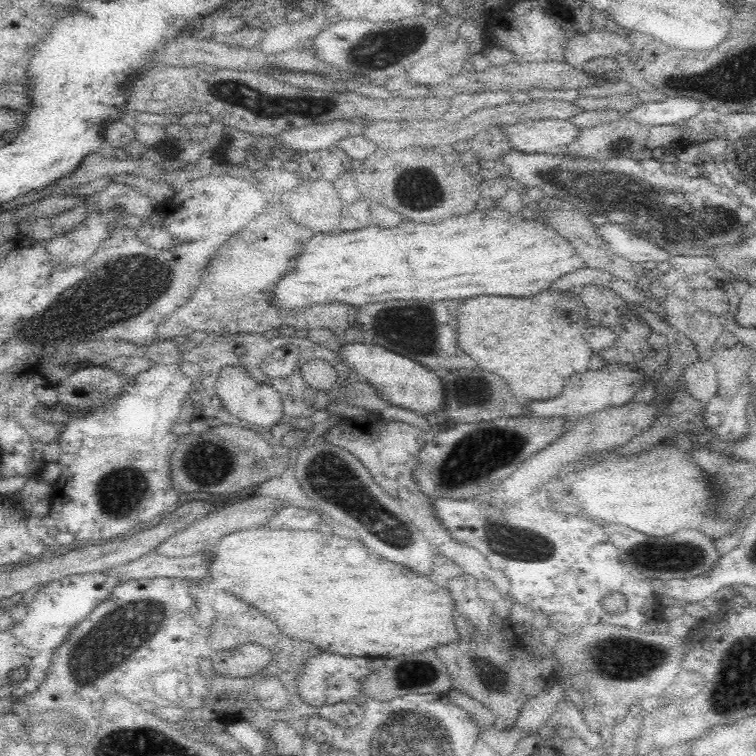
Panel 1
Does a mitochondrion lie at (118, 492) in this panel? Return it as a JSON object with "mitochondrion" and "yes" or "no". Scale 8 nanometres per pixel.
{"mitochondrion":"yes"}

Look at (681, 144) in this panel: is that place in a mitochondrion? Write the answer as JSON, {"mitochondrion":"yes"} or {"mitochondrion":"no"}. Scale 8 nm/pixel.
{"mitochondrion":"no"}

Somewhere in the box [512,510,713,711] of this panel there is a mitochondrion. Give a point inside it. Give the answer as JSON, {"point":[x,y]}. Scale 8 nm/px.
{"point":[621,658]}

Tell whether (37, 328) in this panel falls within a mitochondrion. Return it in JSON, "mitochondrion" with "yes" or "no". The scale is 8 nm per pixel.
{"mitochondrion":"yes"}

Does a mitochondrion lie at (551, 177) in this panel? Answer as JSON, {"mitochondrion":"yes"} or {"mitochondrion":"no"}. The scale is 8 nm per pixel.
{"mitochondrion":"no"}

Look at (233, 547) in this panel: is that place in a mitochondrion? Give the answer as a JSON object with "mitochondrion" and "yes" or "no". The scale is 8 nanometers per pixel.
{"mitochondrion":"no"}

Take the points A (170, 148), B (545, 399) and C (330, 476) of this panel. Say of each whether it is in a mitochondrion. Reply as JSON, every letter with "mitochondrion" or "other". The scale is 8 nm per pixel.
{"A":"other","B":"other","C":"mitochondrion"}

